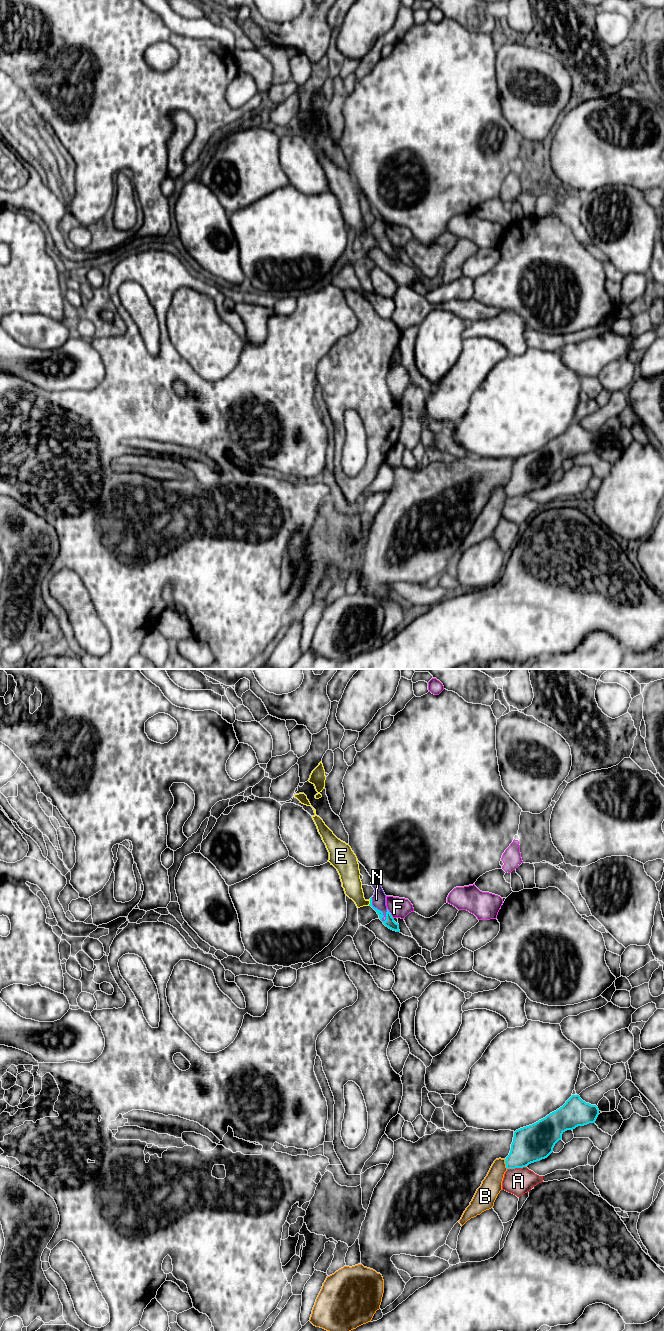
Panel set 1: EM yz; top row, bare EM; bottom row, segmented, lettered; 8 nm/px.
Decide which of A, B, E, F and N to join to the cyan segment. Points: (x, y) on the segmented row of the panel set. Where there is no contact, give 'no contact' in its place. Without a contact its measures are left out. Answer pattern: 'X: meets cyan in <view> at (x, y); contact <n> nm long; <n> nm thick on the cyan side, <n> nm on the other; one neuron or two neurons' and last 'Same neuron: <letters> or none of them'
A: meets cyan in yz at (516, 1167); contact 150 nm long; 300 nm thick on the cyan side, 220 nm on the other; two neurons
B: meets cyan in yz at (505, 1163); contact 80 nm long; 280 nm thick on the cyan side, 160 nm on the other; two neurons
E: meets cyan in yz at (370, 902); contact 60 nm long; 80 nm thick on the cyan side, 160 nm on the other; two neurons
F: meets cyan in yz at (390, 913); contact 100 nm long; 80 nm thick on the cyan side, 160 nm on the other; two neurons
N: meets cyan in yz at (377, 909); contact 220 nm long; 80 nm thick on the cyan side, 110 nm on the other; one neuron
Same neuron: N

